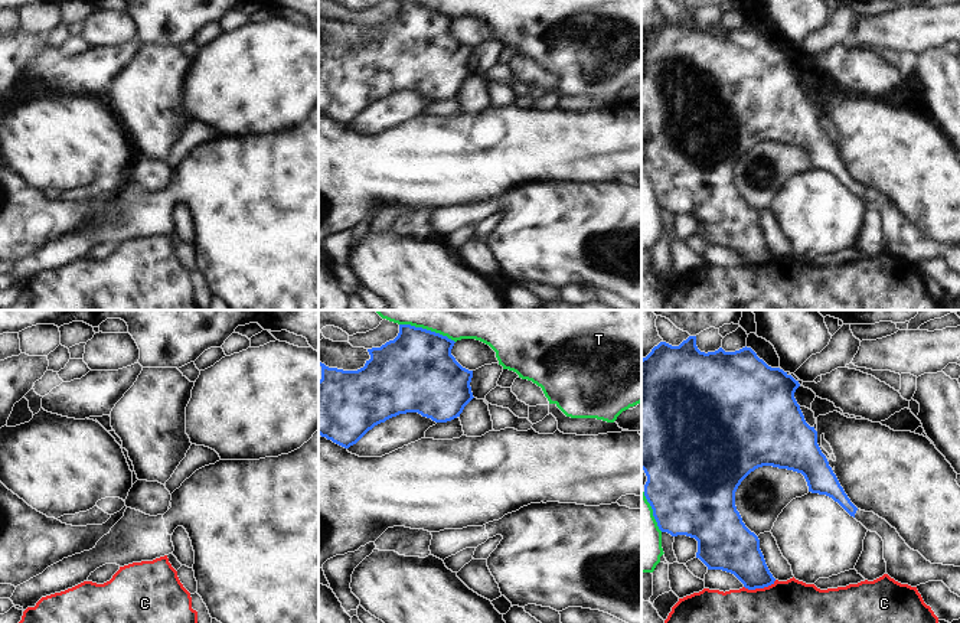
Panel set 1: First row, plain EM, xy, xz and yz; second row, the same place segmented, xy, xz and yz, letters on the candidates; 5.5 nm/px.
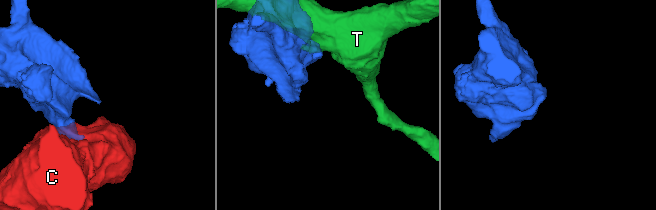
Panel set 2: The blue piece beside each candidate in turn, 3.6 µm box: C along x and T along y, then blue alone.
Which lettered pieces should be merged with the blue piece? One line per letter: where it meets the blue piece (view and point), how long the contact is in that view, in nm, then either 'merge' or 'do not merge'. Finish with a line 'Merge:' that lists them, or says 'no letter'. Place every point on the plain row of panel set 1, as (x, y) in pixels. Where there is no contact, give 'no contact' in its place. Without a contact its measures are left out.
C: contact yz (760, 264); length 190 nm; do not merge
T: contact xz (425, 6); length 320 nm; do not merge
Merge: no letter

